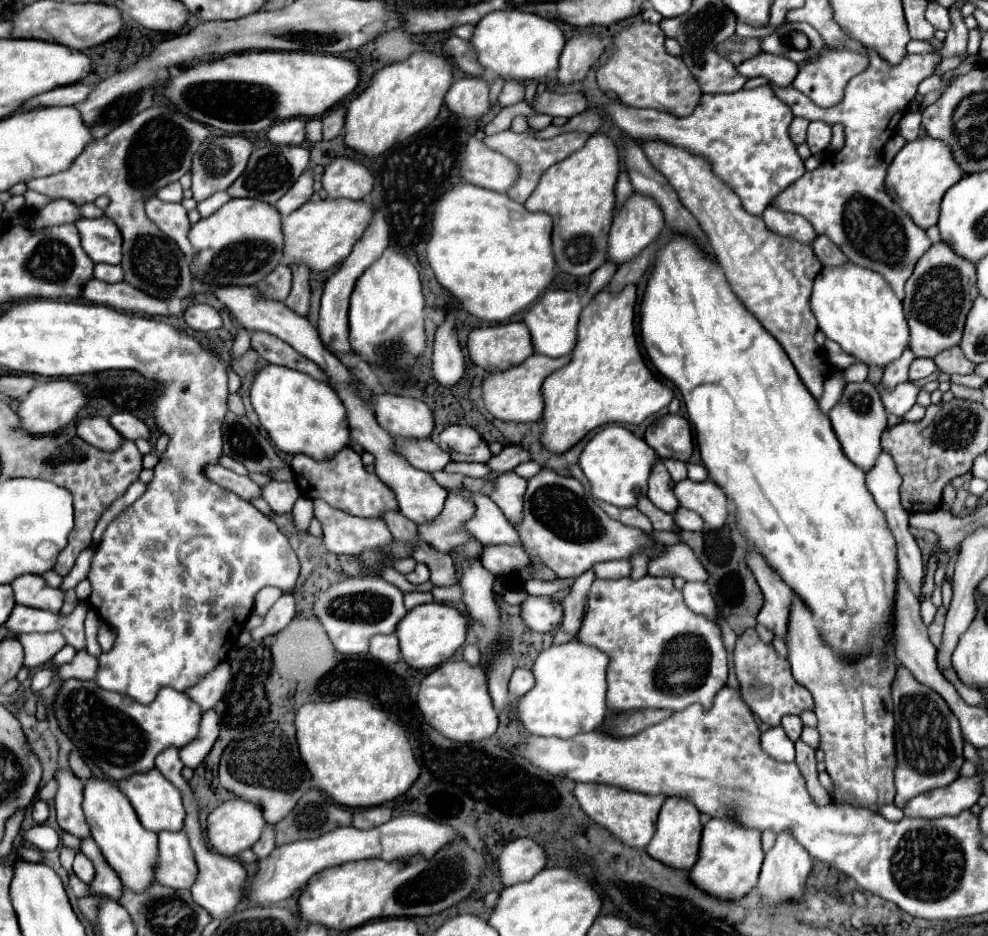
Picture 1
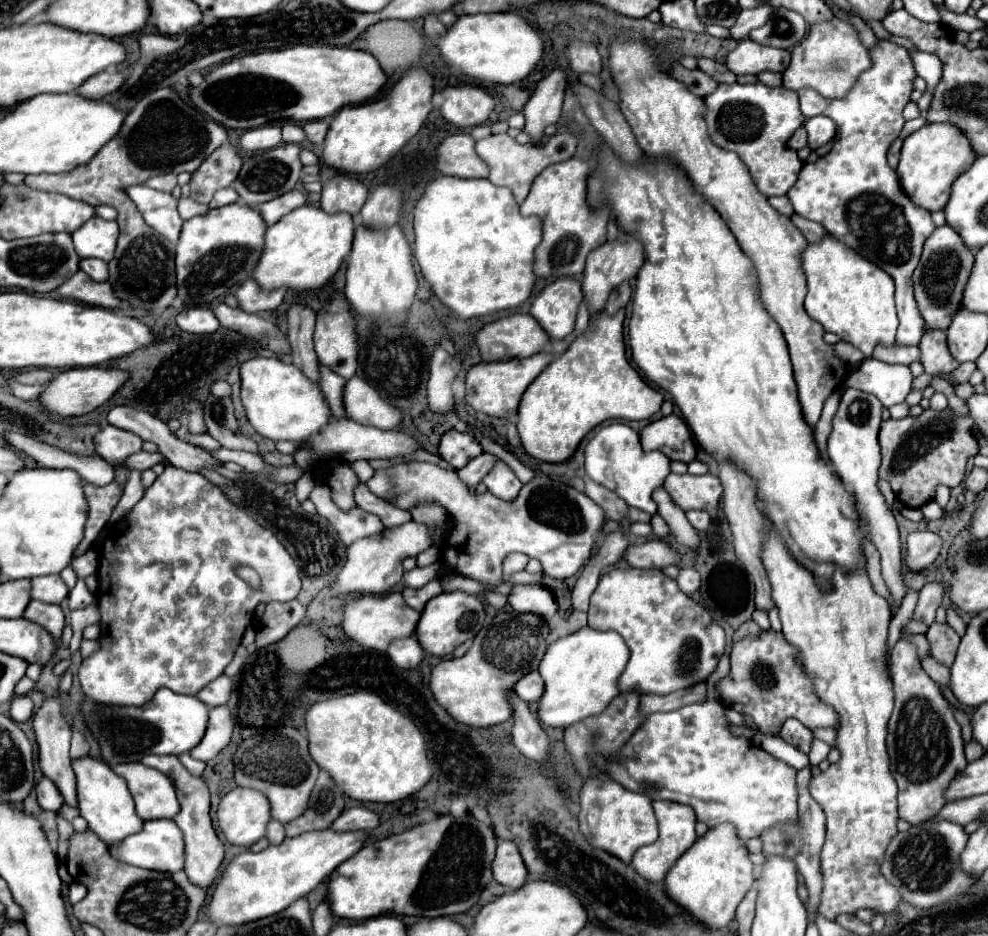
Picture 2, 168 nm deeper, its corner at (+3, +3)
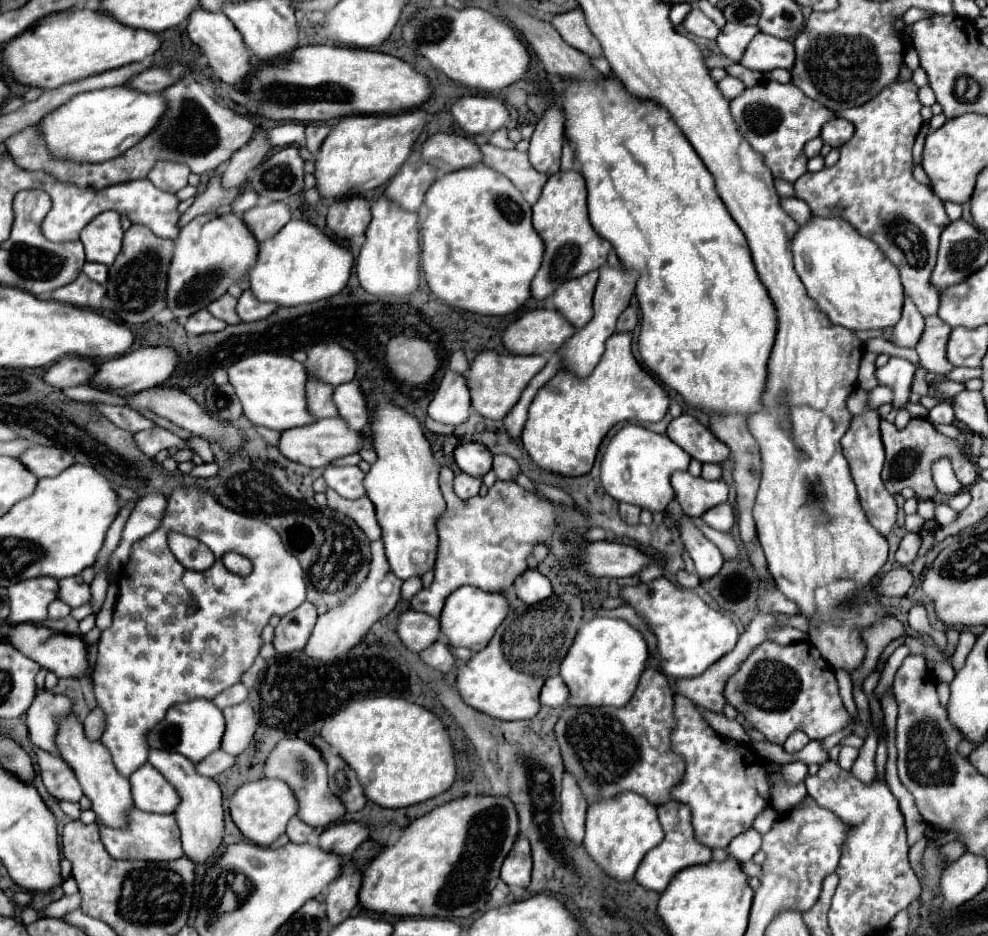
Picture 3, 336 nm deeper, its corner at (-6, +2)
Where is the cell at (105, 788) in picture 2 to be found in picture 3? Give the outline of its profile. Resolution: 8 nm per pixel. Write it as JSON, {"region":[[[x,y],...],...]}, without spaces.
{"region":[[[70,715],[66,721],[62,721],[58,735],[56,735],[56,743],[58,743],[62,757],[74,769],[84,795],[92,801],[92,811],[96,813],[98,821],[106,827],[112,827],[112,829],[116,829],[116,827],[124,829],[128,825],[128,813],[134,807],[132,789],[130,789],[128,779],[122,777],[118,773],[118,769],[114,767],[110,751],[106,749],[106,745],[102,745],[100,741],[88,741],[84,737],[82,723],[78,721],[76,715]]]}

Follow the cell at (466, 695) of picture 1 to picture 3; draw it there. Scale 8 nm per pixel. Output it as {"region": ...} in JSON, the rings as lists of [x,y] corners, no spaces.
{"region":[[[554,595],[536,605],[524,605],[520,609],[510,611],[496,629],[490,643],[482,651],[478,651],[466,665],[458,667],[456,687],[462,701],[478,709],[480,713],[486,713],[488,717],[498,717],[502,721],[532,719],[540,709],[540,701],[538,701],[540,689],[548,677],[558,675],[558,667],[574,641],[580,621],[582,621],[582,603],[574,595],[562,595],[562,597]]]}

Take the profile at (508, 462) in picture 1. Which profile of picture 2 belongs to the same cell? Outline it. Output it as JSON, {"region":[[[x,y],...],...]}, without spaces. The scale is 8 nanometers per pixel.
{"region":[[[483,452],[481,456],[473,458],[467,466],[463,466],[463,468],[459,468],[459,470],[455,470],[455,472],[457,472],[459,480],[463,480],[469,488],[475,488],[475,486],[483,480],[483,476],[491,470],[491,466],[495,464],[495,460],[497,460],[495,456]]]}

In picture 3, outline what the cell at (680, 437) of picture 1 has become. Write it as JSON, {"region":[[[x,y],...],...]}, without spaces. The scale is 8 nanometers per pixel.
{"region":[[[680,415],[678,419],[672,419],[666,435],[700,463],[720,463],[730,455],[728,447],[692,415]]]}

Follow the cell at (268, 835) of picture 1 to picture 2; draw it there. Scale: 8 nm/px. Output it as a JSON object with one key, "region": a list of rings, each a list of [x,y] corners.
{"region":[[[271,820],[267,826],[267,838],[271,844],[281,844],[285,840],[285,826],[277,820]]]}

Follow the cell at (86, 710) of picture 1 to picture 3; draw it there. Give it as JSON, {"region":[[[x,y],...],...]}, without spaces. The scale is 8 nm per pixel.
{"region":[[[194,699],[188,703],[172,705],[166,711],[166,717],[156,725],[156,729],[148,733],[148,747],[162,749],[162,751],[174,751],[174,753],[188,757],[192,763],[198,763],[220,747],[222,733],[224,733],[222,711],[208,699]]]}

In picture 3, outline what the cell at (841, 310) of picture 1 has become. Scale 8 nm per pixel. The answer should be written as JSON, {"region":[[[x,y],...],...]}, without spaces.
{"region":[[[812,217],[810,225],[800,227],[792,241],[794,267],[800,275],[808,297],[828,315],[834,325],[850,331],[886,331],[902,317],[904,293],[898,269],[866,237],[856,233],[842,219]]]}

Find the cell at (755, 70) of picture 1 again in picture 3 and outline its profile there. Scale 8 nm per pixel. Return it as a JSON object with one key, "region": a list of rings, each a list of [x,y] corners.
{"region":[[[758,33],[750,41],[746,55],[742,55],[740,65],[744,65],[746,69],[752,69],[752,71],[760,71],[760,73],[768,73],[776,67],[790,71],[794,65],[794,57],[796,57],[794,45],[790,41],[782,41],[772,35]]]}

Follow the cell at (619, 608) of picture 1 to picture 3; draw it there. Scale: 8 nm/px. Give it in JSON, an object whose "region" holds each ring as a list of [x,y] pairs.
{"region":[[[666,577],[622,587],[620,599],[624,599],[624,605],[630,605],[656,635],[656,651],[650,653],[646,667],[658,669],[666,677],[690,679],[702,675],[712,663],[730,653],[738,641],[738,629],[730,617],[710,609],[696,593]]]}

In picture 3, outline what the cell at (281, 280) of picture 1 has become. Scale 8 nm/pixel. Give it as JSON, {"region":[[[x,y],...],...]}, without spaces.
{"region":[[[244,289],[240,299],[238,299],[238,305],[236,305],[236,313],[238,317],[244,321],[244,323],[250,323],[250,321],[258,321],[262,317],[270,317],[270,313],[274,313],[274,309],[278,309],[280,305],[274,305],[274,303],[262,303],[254,297],[254,293],[250,293],[250,289]]]}

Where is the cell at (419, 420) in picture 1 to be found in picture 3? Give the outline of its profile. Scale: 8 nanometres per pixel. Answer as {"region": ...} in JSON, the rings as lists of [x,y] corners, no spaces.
{"region":[[[350,381],[342,383],[334,391],[334,403],[338,413],[352,429],[364,429],[370,423],[370,407],[366,403],[366,395],[360,389],[360,383]]]}

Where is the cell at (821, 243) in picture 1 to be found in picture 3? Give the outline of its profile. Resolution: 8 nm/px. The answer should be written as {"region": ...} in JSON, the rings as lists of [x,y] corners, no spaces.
{"region":[[[796,197],[790,199],[782,199],[782,209],[798,223],[798,225],[806,225],[812,219],[812,211],[808,209],[808,205]]]}

